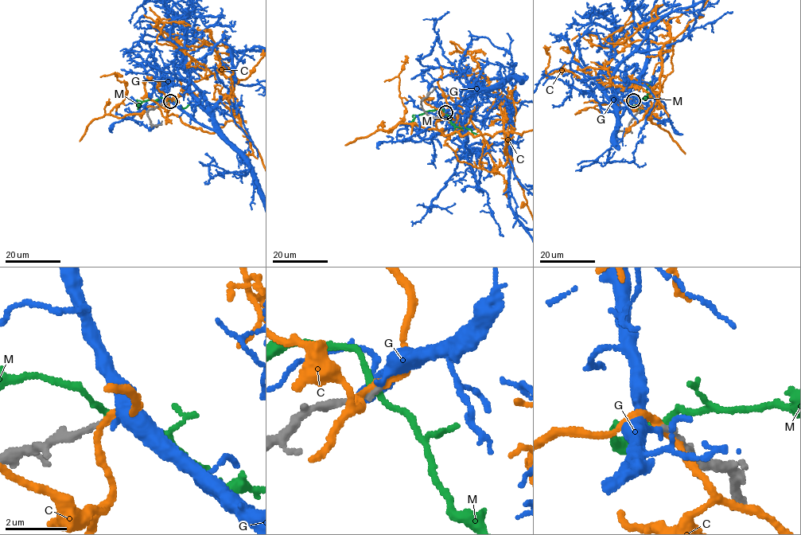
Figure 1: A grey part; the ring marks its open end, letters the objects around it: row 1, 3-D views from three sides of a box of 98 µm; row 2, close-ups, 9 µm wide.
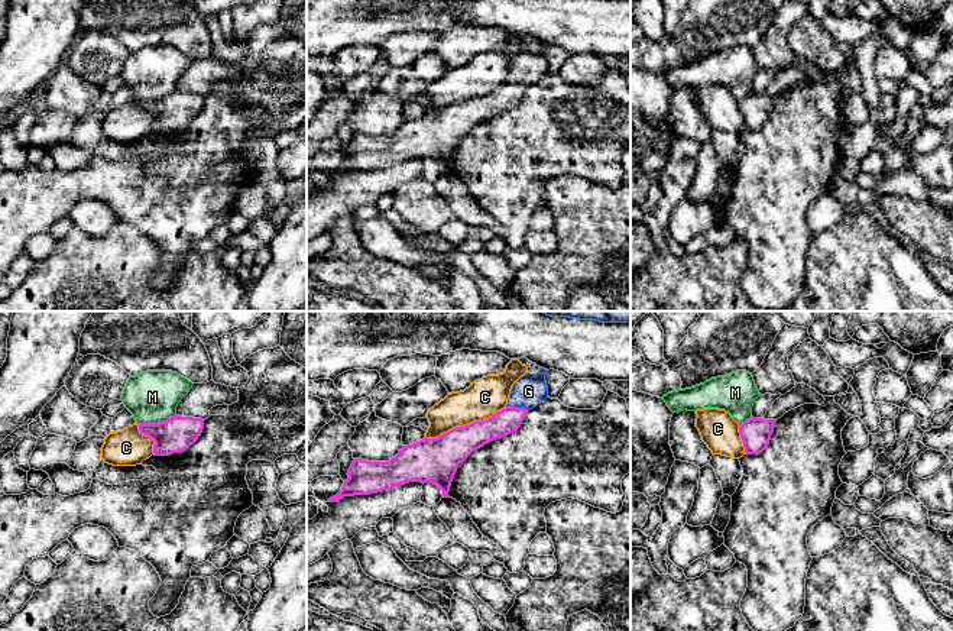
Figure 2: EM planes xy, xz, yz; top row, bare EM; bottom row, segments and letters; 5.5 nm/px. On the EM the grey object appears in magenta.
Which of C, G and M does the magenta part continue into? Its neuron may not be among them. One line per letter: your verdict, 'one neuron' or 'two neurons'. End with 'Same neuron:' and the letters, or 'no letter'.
C: two neurons
G: one neuron
M: two neurons
Same neuron: G

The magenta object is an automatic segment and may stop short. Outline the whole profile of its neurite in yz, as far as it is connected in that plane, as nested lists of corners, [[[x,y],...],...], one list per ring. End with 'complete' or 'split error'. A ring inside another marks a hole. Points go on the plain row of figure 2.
[[[751,93],[739,101],[739,109],[746,130],[758,130],[768,123],[775,97],[777,96]]]; complete

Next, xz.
[[[539,43],[537,49],[528,48],[521,52],[512,61],[506,82],[487,96],[403,122],[389,137],[354,135],[341,166],[327,178],[377,169],[409,158],[431,158],[448,174],[458,140],[474,126],[516,107],[526,88],[548,74],[545,51],[547,45]]]; split error

